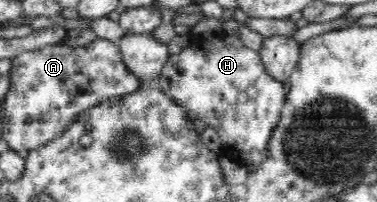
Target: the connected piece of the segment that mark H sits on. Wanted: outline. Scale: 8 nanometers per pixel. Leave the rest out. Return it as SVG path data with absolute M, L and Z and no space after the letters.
M223 33L223 38L211 38L199 48L185 47L179 54L170 54L157 80L157 87L184 108L187 116L203 118L205 124L217 130L223 144L231 144L237 154L241 152L242 168L255 172L266 160L270 137L283 112L287 86L266 71L258 50L245 46L233 35Z

